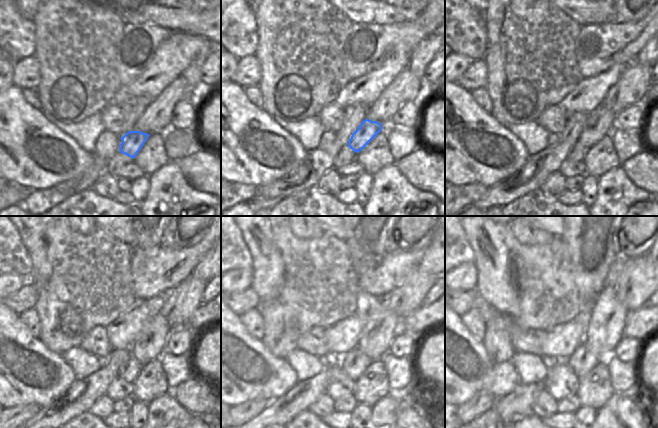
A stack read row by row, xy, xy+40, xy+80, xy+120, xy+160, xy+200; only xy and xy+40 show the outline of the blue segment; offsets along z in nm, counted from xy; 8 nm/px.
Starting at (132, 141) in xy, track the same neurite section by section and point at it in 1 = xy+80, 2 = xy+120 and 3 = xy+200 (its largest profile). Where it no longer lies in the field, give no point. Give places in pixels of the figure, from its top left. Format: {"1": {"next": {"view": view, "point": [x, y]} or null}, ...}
{"1": {"next": {"view": "xy+80", "point": [598, 124]}}, "2": {"next": {"view": "xy+120", "point": [149, 344]}}, "3": {"next": {"view": "xy+200", "point": [605, 328]}}}

